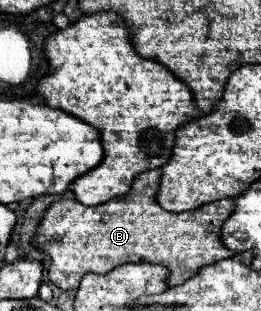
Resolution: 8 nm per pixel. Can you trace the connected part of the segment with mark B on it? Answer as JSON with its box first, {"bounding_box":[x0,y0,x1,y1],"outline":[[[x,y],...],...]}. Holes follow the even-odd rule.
{"bounding_box":[38,170,236,290],"outline":[[[150,170],[136,176],[132,190],[126,196],[112,198],[100,206],[84,206],[78,200],[54,202],[44,220],[38,226],[38,248],[52,256],[52,268],[48,270],[50,280],[62,290],[78,290],[84,274],[106,274],[128,262],[152,262],[166,264],[170,268],[170,286],[184,284],[196,276],[204,266],[226,260],[236,252],[222,244],[222,224],[234,212],[234,200],[224,198],[190,212],[174,214],[158,206],[156,192],[160,186],[162,170]],[[54,226],[54,240],[52,238]]]}

